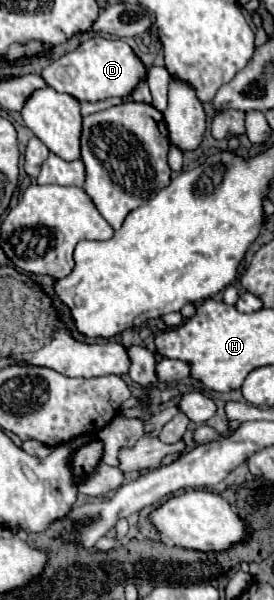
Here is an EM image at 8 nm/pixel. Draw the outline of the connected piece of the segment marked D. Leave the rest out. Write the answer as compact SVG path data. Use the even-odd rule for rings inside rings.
M90 36L78 44L72 52L60 56L50 66L46 66L40 76L58 92L72 94L76 100L96 102L104 98L124 98L132 92L136 82L146 74L144 64L136 58L134 50L120 38L106 36Z

